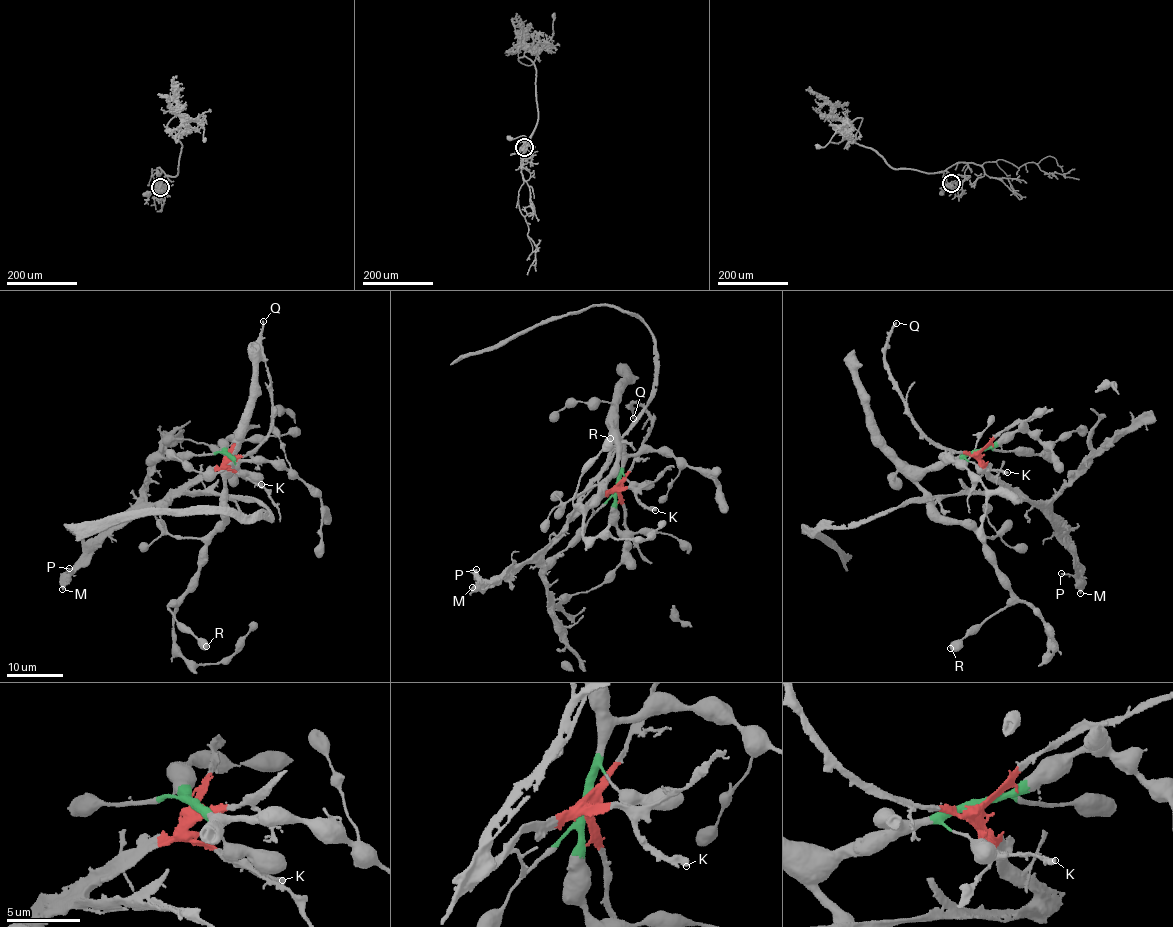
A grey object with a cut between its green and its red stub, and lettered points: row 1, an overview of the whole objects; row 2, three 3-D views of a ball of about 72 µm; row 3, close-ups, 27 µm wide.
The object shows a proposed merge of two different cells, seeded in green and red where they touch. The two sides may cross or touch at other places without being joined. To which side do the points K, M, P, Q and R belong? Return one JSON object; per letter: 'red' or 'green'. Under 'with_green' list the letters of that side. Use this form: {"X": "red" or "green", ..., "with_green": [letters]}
{"K": "red", "M": "red", "P": "red", "Q": "red", "R": "green", "with_green": ["R"]}

